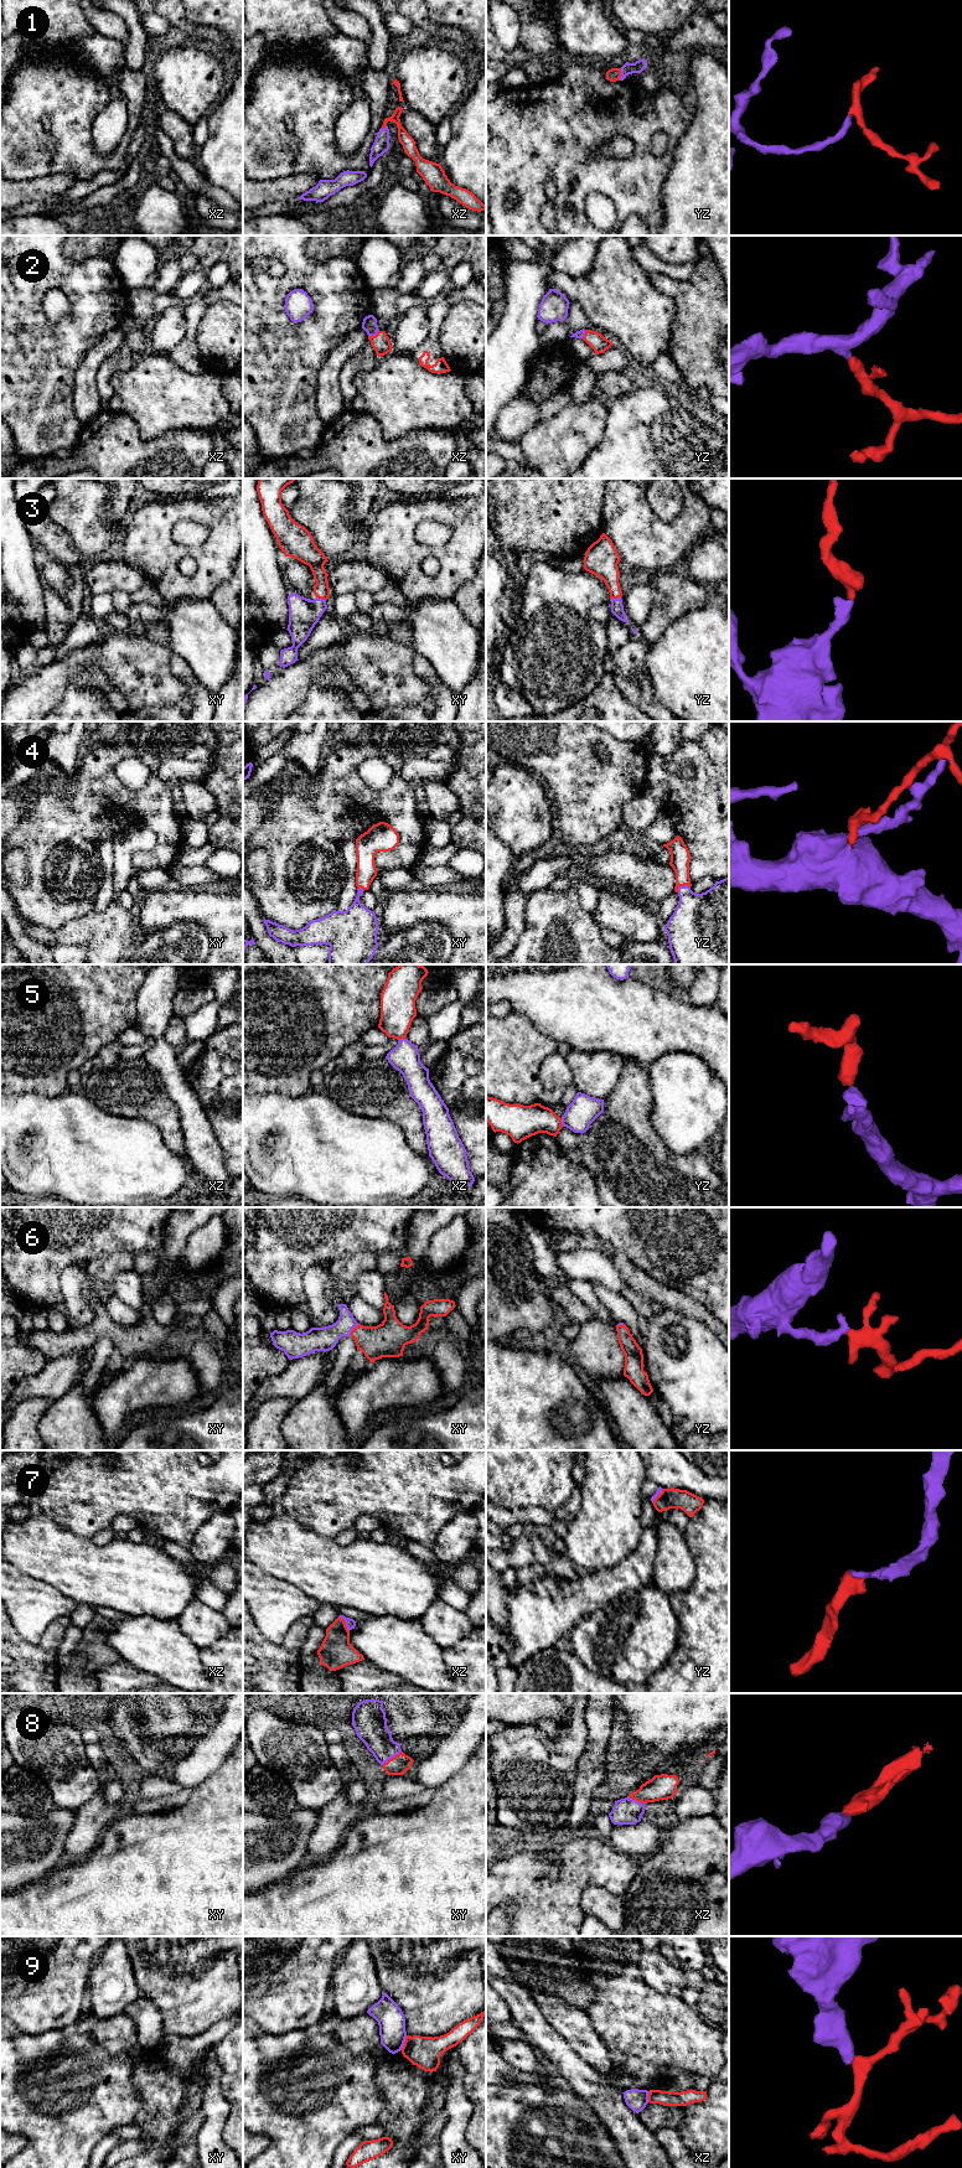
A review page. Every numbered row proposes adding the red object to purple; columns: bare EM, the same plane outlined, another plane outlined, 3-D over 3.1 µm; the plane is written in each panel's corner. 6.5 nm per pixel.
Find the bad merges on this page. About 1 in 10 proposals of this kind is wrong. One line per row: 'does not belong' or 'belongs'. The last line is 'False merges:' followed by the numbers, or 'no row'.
1: belongs
2: belongs
3: belongs
4: belongs
5: belongs
6: belongs
7: belongs
8: belongs
9: does not belong
False merges: 9

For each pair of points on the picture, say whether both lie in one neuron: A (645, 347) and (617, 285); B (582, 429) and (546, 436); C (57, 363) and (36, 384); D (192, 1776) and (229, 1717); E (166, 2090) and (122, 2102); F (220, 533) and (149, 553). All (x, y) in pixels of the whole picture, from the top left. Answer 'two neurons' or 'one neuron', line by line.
A: one neuron
B: one neuron
C: one neuron
D: one neuron
E: two neurons
F: one neuron

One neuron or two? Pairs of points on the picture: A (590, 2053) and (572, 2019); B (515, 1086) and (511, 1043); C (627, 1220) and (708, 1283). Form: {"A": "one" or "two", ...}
{"A": "one", "B": "one", "C": "one"}

